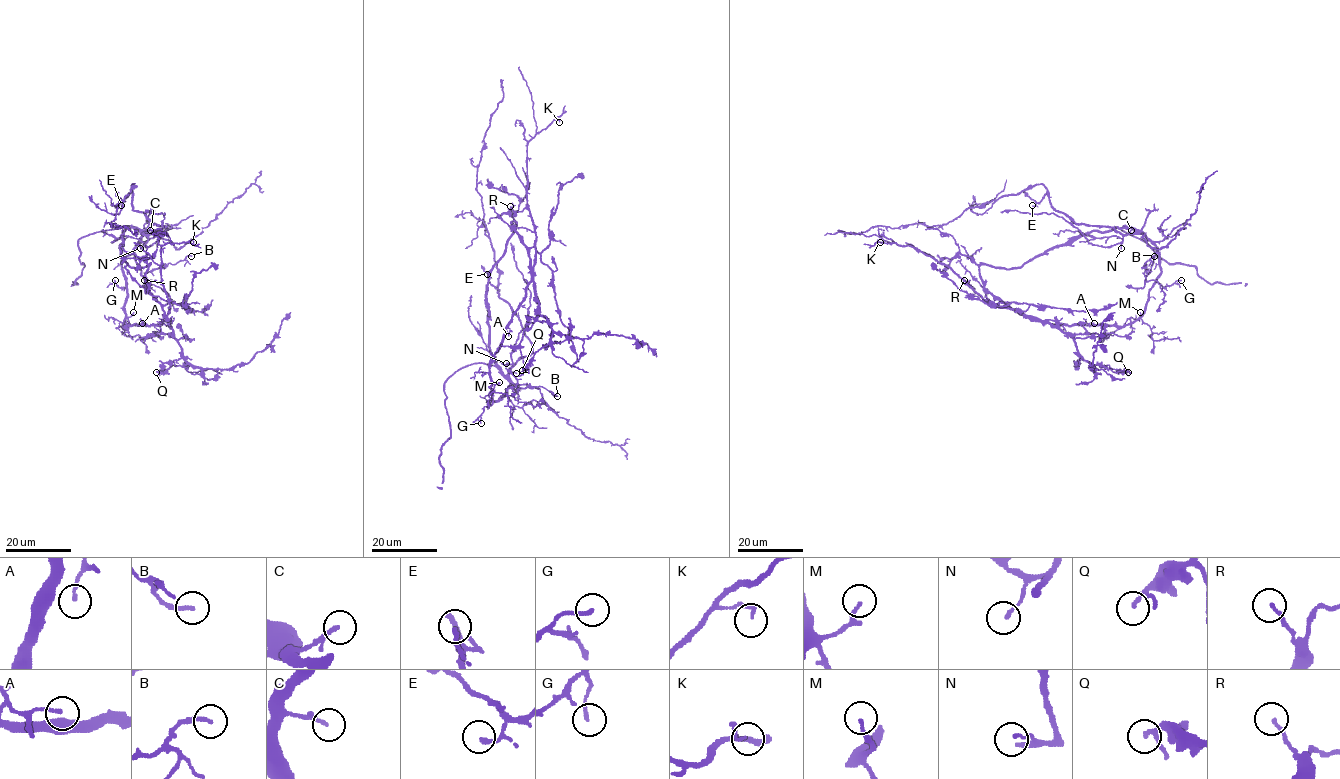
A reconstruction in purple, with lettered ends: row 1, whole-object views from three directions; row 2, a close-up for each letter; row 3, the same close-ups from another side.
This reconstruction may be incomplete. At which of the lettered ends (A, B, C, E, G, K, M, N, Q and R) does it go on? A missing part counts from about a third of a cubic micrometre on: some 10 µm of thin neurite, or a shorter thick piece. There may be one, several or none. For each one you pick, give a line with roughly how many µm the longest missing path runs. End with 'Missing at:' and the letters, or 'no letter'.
M: 3 µm
Missing at: M

